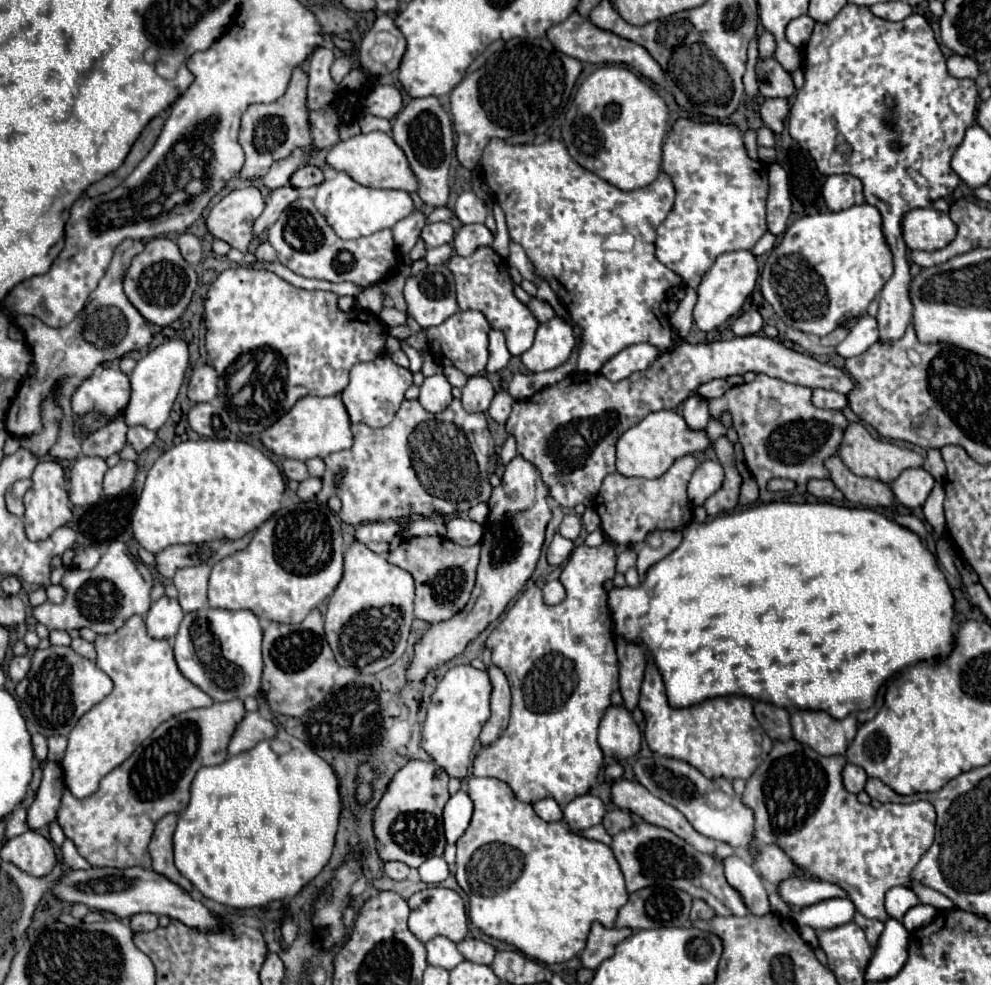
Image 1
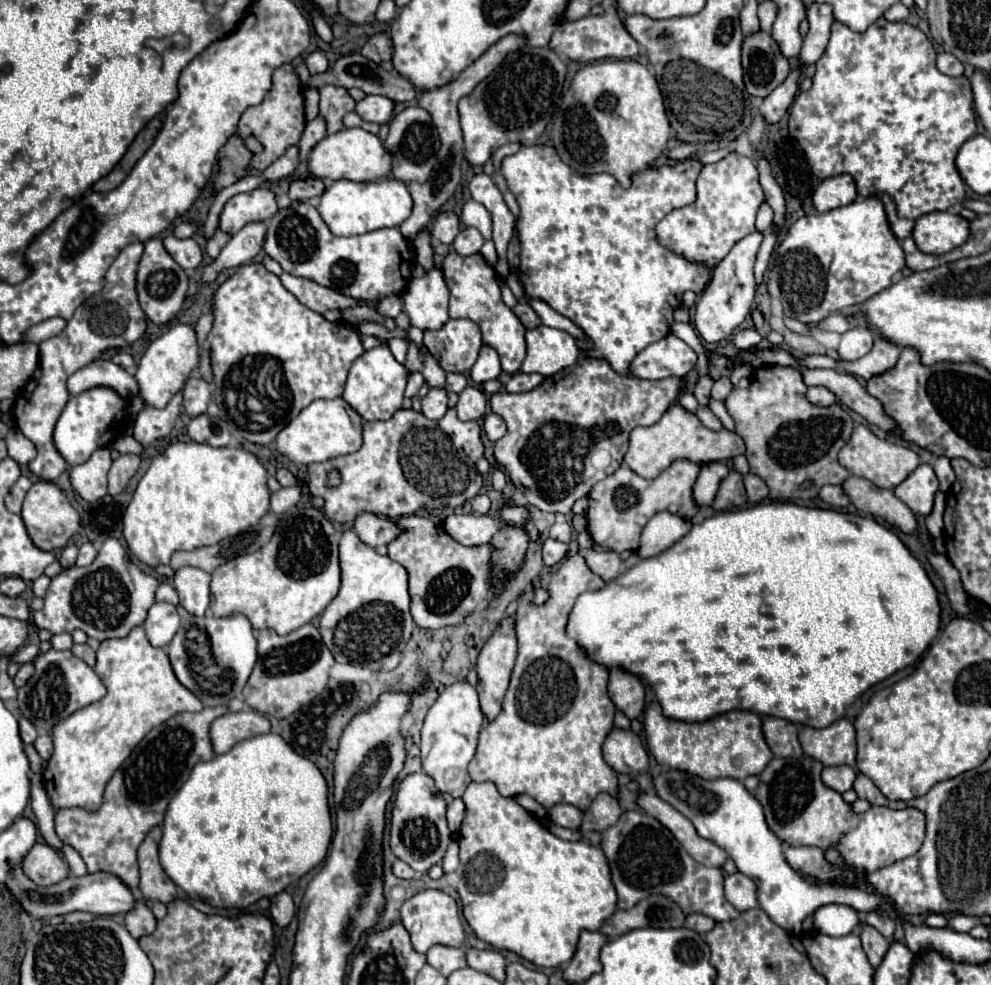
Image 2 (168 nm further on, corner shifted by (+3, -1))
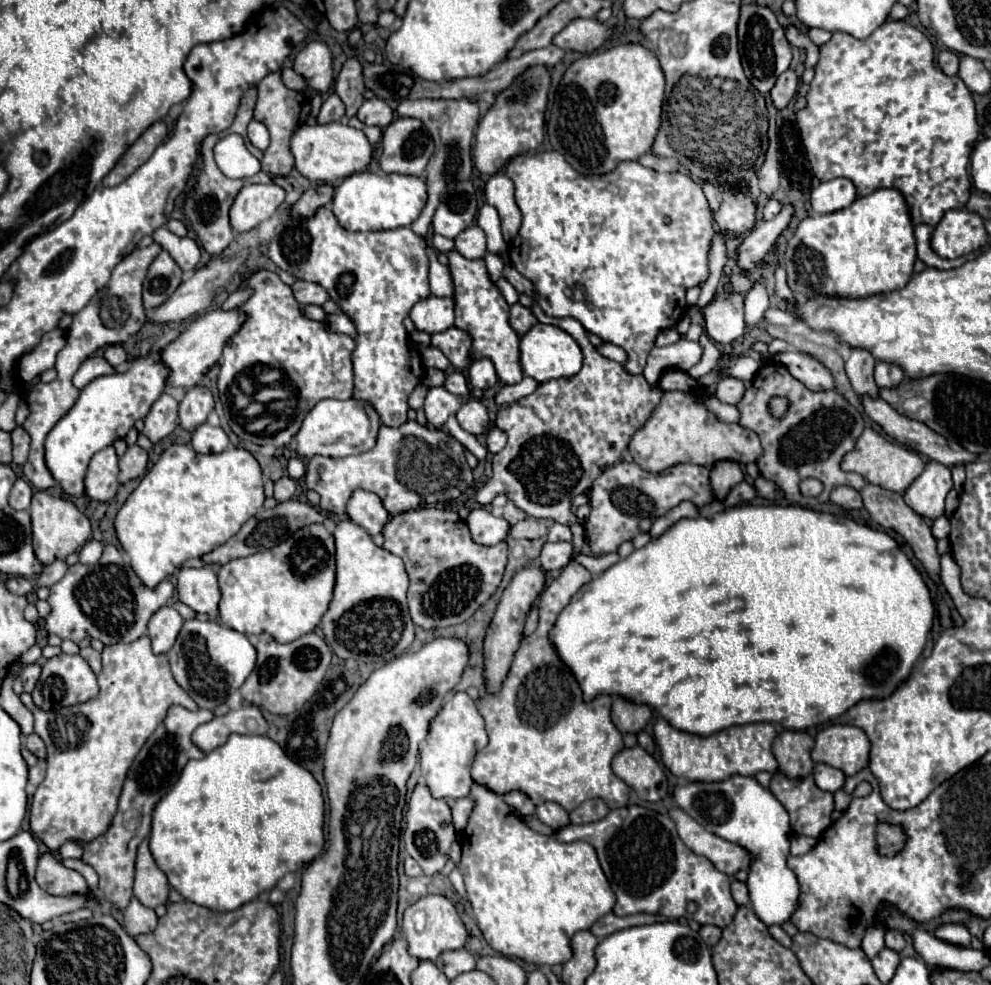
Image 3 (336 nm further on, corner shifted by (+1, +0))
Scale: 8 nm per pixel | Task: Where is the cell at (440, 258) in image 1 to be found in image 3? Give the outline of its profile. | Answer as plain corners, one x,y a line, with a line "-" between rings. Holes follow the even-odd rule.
434,235
434,237
432,237
432,247
434,247
436,251
440,251
440,253
448,253
448,251
454,249
454,241
452,241
452,239
446,239
446,237
442,237
442,235

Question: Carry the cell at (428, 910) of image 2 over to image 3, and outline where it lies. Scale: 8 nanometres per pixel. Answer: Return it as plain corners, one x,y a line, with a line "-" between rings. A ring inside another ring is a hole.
426,895
418,903
410,905
404,911
402,933
408,941
408,953
426,961
436,961
438,955
442,955
444,951
462,949
468,939
468,933
456,907
444,895

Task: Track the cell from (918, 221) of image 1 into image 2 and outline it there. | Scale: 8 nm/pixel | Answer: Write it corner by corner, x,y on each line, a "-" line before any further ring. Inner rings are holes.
930,212
916,220
912,238
926,254
946,254
968,238
968,220
950,212

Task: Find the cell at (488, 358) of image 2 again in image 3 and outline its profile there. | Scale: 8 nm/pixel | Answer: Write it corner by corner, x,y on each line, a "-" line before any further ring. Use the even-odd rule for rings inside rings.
490,359
474,361
474,363
470,365
468,379
470,379
470,385
472,385
474,389
490,389
490,387
494,387
496,381
498,381
494,363
492,363

